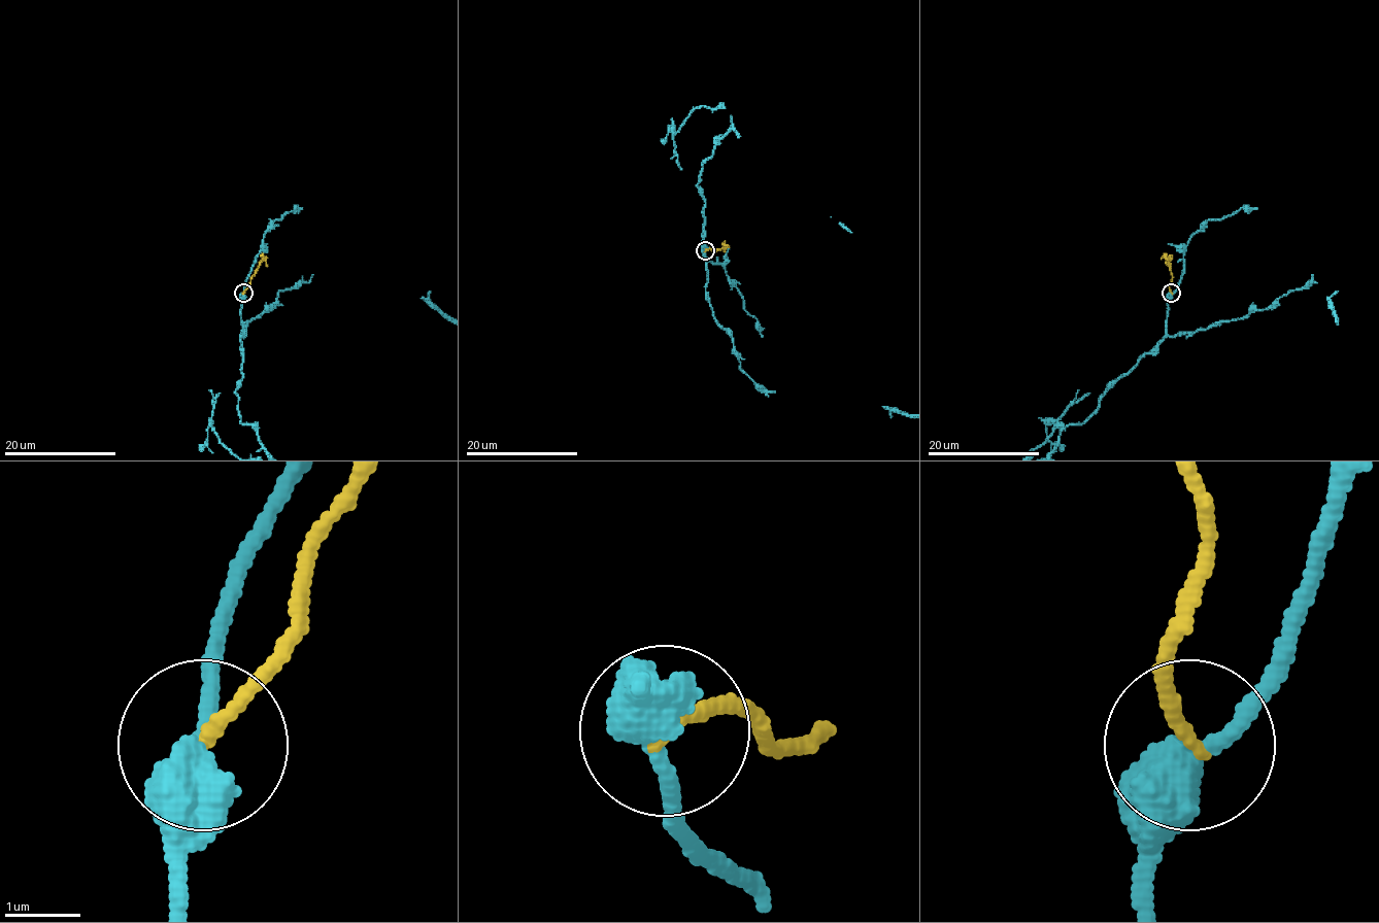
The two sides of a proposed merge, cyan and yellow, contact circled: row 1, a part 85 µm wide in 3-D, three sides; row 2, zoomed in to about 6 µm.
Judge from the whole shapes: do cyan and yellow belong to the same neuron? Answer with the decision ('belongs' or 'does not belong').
does not belong

